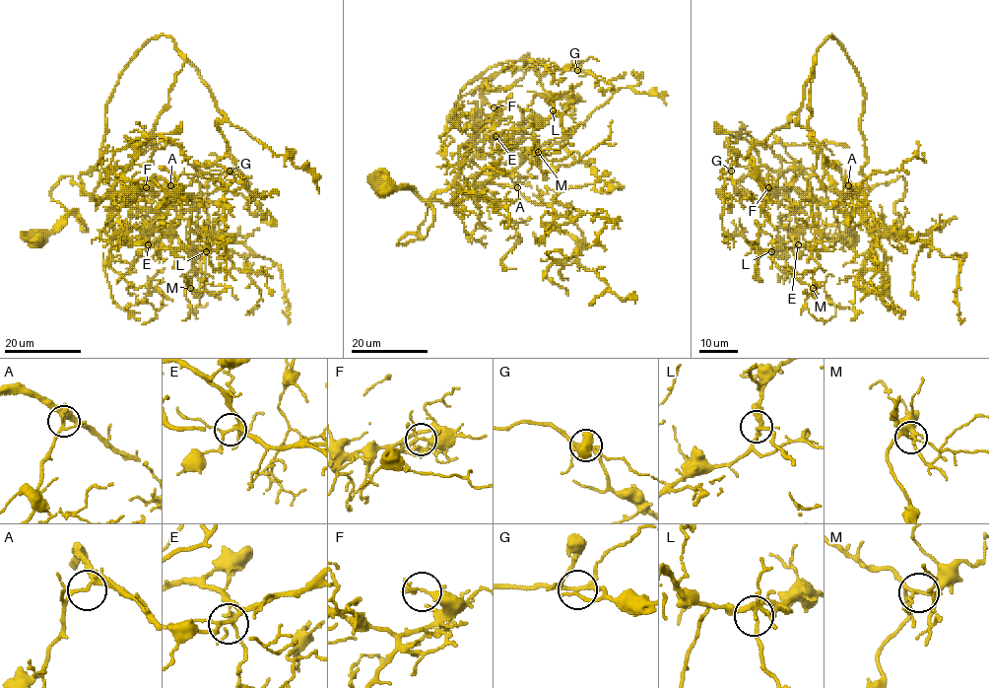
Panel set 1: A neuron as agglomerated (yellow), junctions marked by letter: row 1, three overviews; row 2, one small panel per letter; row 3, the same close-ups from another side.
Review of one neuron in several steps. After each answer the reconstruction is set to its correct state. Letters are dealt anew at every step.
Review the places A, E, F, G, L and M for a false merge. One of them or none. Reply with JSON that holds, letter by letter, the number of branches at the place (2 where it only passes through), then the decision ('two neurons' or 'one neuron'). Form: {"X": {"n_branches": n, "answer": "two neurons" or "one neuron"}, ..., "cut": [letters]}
{"A": {"n_branches": 5, "answer": "one neuron"}, "E": {"n_branches": 5, "answer": "one neuron"}, "F": {"n_branches": 5, "answer": "one neuron"}, "G": {"n_branches": 5, "answer": "one neuron"}, "L": {"n_branches": 5, "answer": "one neuron"}, "M": {"n_branches": 5, "answer": "one neuron"}, "cut": []}

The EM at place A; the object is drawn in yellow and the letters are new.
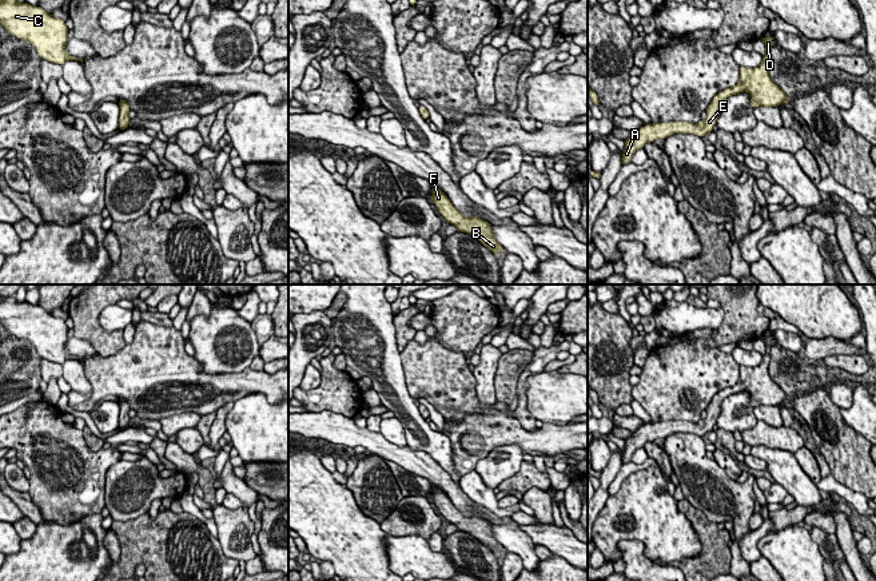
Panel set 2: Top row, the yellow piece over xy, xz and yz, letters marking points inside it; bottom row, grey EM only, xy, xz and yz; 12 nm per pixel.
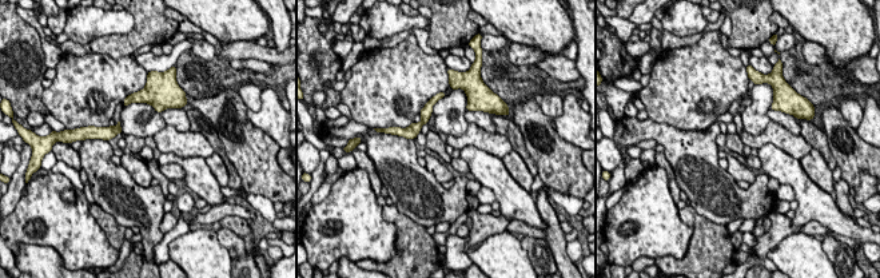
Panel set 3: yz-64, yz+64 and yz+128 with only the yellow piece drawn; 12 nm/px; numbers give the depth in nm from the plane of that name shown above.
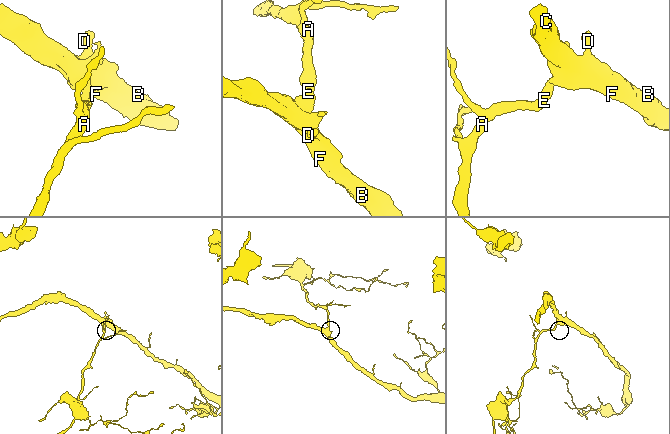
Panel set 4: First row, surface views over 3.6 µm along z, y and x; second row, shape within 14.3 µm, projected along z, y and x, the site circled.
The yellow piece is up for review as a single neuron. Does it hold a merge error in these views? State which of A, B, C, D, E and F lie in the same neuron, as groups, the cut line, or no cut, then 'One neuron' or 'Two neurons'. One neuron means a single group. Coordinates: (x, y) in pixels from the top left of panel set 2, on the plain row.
Groups: A B C D E F. No split. One neuron

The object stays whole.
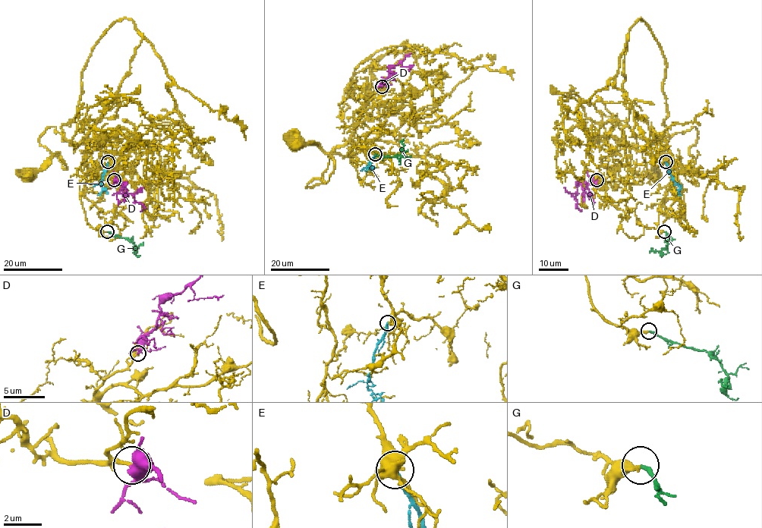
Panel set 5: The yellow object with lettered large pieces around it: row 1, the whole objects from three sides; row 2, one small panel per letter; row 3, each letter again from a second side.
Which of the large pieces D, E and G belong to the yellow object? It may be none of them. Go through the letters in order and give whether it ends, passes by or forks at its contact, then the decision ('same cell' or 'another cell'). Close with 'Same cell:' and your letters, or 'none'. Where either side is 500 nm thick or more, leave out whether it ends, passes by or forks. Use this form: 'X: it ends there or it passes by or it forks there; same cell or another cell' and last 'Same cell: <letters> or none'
D: it passes by; same cell
E: it ends there; another cell
G: it ends there; same cell
Same cell: D, G

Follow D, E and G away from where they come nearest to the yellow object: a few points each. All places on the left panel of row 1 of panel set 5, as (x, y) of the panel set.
D: (114, 180), (121, 188), (122, 184), (127, 193), (132, 195), (143, 206), (141, 210)
E: (108, 161), (100, 185), (102, 190), (98, 194)
G: (107, 231), (128, 238), (136, 249), (135, 252)

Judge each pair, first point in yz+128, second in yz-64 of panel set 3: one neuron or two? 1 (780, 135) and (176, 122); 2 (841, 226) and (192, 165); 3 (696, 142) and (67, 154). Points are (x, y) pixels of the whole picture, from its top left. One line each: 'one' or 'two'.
1: two
2: one
3: two

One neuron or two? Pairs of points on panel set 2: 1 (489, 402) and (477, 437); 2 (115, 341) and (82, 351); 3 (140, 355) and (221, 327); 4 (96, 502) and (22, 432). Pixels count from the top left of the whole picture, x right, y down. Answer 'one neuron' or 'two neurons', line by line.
1: one neuron
2: two neurons
3: two neurons
4: one neuron

